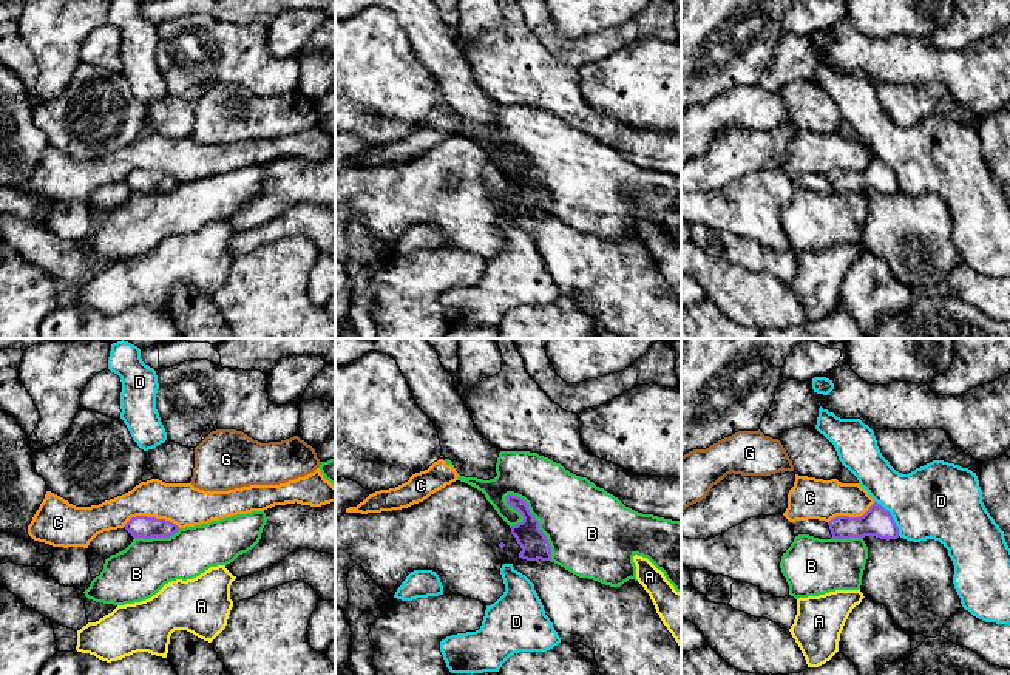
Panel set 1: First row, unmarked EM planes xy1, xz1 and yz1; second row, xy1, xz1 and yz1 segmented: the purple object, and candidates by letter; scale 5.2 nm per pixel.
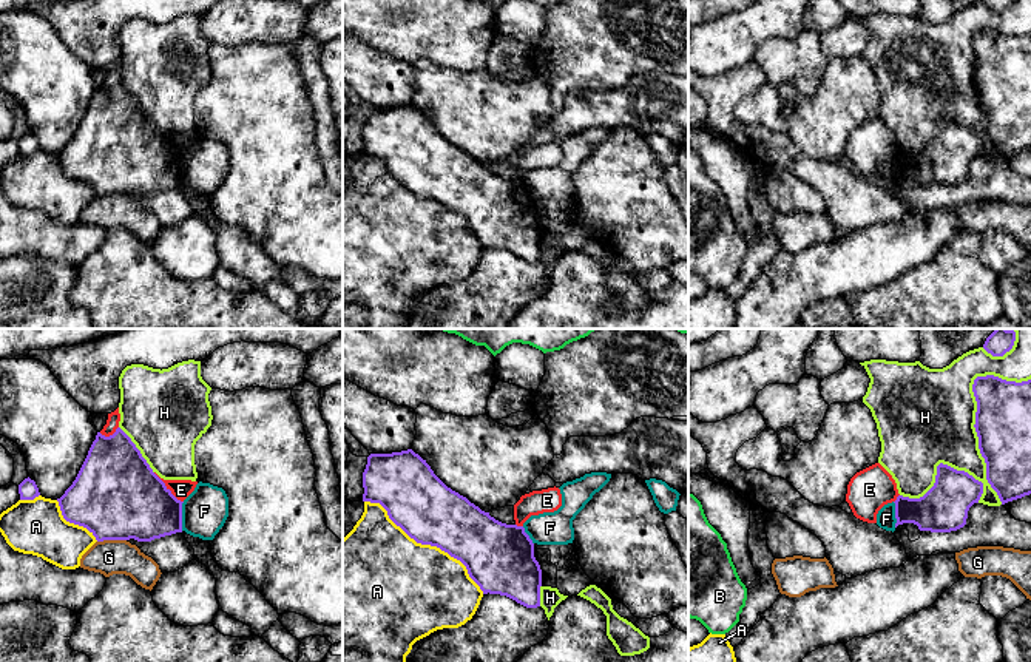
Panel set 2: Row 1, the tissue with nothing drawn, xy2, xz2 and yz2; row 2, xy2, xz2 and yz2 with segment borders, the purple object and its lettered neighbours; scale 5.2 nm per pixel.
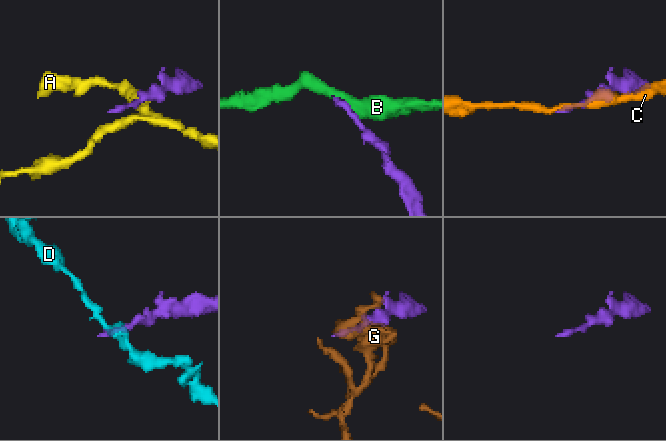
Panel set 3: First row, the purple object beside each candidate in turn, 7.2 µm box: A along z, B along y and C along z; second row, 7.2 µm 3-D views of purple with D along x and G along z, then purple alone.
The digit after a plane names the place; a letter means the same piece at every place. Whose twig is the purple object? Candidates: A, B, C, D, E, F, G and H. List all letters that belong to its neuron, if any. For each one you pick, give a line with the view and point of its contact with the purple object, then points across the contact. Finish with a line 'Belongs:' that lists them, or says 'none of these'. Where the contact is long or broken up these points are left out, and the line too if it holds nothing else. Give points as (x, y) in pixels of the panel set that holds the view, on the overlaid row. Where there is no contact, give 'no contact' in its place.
Belongs: none of these

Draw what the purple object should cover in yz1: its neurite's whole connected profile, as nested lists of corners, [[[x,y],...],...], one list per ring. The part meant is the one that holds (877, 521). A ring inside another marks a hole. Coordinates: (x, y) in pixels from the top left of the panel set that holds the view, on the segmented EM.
[[[874,502],[860,517],[837,516],[829,522],[819,519],[792,522],[794,536],[809,534],[819,539],[849,539],[876,536],[880,539],[897,539],[899,527],[891,513]]]

